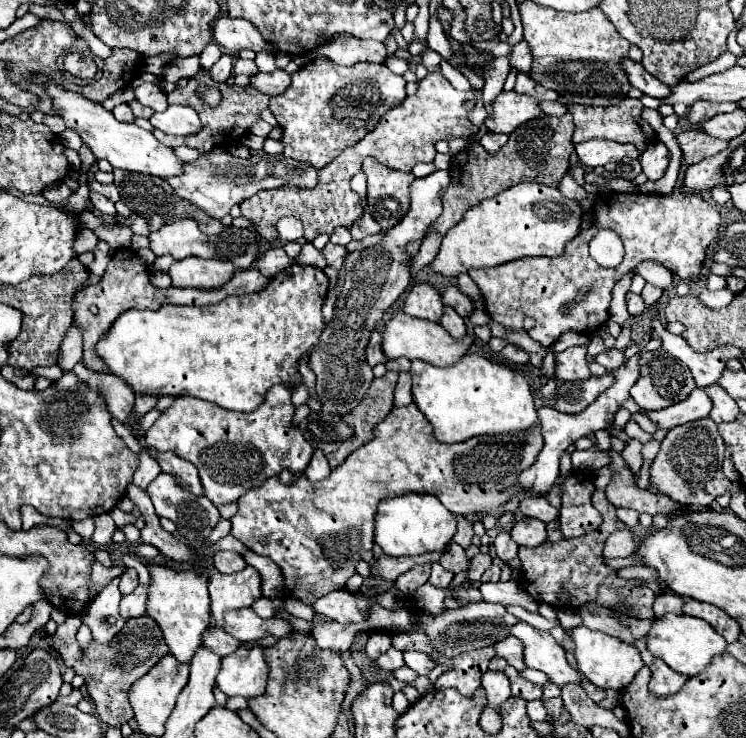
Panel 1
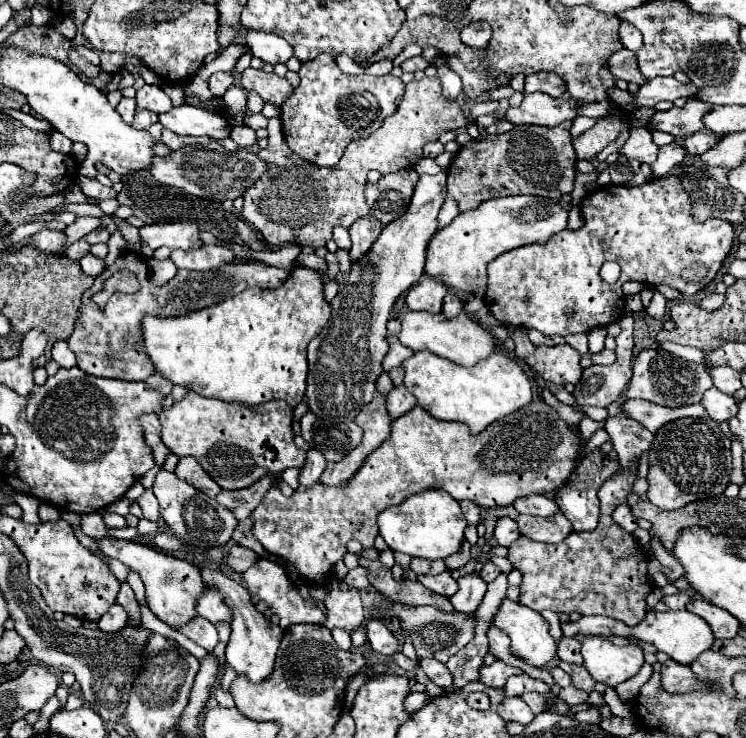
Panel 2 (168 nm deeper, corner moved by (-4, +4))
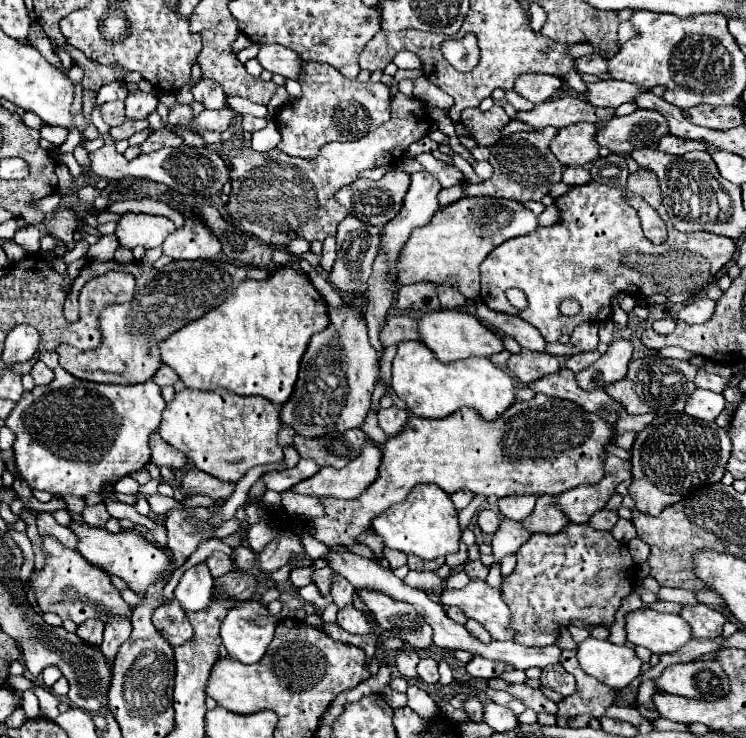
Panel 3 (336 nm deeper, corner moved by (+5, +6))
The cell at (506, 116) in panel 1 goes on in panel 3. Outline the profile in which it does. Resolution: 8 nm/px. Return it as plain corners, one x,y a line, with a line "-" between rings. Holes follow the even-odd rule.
564,96
564,98
554,98
546,100
542,104
536,104
532,110
522,110
518,112
516,120
530,124
536,130
542,130
544,126
554,126
554,128
564,128
576,122
598,122
614,116
614,108
594,108
590,102
574,98
574,96

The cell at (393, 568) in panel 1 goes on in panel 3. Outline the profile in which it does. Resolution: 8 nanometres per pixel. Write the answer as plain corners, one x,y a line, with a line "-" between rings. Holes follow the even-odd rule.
326,566
326,568
320,568
320,570
314,572
314,582
316,582
316,586
320,588
320,592
322,592
324,596
330,594
330,588
332,588
334,576
336,576
336,572
334,572
332,568
328,568
328,566

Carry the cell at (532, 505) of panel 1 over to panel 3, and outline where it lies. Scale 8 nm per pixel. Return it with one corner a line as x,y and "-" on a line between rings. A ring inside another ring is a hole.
506,496
498,500
498,506
506,518
520,522
532,514
534,502
536,502
536,496

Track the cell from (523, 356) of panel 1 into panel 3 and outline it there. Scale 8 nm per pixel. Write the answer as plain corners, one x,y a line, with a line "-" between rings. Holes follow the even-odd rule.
522,350
518,354
512,354
506,366
516,378
520,378
526,384
560,370
560,362
556,356
550,356
546,352
532,352
532,350

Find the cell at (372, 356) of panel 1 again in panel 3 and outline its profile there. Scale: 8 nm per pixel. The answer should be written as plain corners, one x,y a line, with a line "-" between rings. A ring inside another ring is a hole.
394,314
394,316
386,316
384,324
382,324
382,332
380,332
380,342
384,348
388,346
398,346
404,340
418,340
416,334
416,320
406,316
406,314

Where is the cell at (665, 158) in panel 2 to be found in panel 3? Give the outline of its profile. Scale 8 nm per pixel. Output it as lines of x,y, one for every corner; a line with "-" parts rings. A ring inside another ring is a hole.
664,136
658,142
658,150
666,152
666,154
674,154
674,156
682,156
690,150
708,150
708,146
704,142
696,142
696,140
684,140
684,138
676,138
676,136

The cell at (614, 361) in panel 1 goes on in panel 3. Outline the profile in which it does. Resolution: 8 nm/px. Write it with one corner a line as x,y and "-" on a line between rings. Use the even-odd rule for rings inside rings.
594,350
594,352
584,352
584,354
572,356
572,358
566,362
566,366
568,366
570,370
578,372
578,370
584,370
584,368
588,368
590,364
594,364
598,358
600,358
600,352
598,352
598,350

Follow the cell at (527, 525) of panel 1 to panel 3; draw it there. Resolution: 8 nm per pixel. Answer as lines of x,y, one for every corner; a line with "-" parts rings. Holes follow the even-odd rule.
538,496
534,512
520,524
532,534
558,534
568,522
562,510
558,510
554,496

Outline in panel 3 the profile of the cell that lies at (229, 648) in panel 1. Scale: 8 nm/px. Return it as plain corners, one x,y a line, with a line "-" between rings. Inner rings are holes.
176,600
172,604
158,606
152,614
152,622
172,646
180,646
194,638
194,628

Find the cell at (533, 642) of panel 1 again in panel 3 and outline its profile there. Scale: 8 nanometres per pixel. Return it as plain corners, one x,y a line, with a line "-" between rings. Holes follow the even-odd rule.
470,580
462,590
444,588
440,594
442,604
458,606
462,612
480,622
492,636
492,640
514,640
516,632
510,628
512,612
500,596
500,590
480,580

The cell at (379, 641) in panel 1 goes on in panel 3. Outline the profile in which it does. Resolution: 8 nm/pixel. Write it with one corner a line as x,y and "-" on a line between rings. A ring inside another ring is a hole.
346,606
346,608
342,608
338,612
338,626
342,626
344,630
348,630
350,634
358,634
358,636
374,632
372,626
368,624
366,616
360,610
352,608
352,606

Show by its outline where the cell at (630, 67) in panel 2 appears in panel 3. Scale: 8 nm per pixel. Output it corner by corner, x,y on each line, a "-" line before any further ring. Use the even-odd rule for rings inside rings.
590,54
590,56
582,56
578,62
576,62
576,70
582,72
582,74
606,74
606,64
608,60
602,58
600,54

